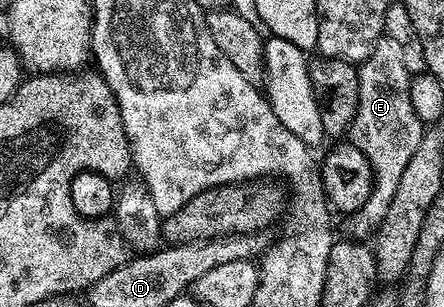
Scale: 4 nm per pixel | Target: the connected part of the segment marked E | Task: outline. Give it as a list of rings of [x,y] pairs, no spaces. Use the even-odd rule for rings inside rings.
[[[386,36],[377,39],[374,51],[370,51],[368,58],[358,65],[358,111],[346,134],[347,140],[358,147],[366,159],[370,159],[370,167],[374,171],[370,199],[366,199],[359,211],[350,217],[352,229],[356,232],[353,234],[357,238],[367,238],[367,233],[368,236],[375,234],[382,219],[386,219],[390,199],[394,199],[394,191],[398,191],[398,182],[406,172],[406,163],[410,163],[410,155],[418,151],[418,143],[422,143],[426,125],[418,119],[414,103],[410,103],[411,86],[412,77],[402,60],[401,45]]]

